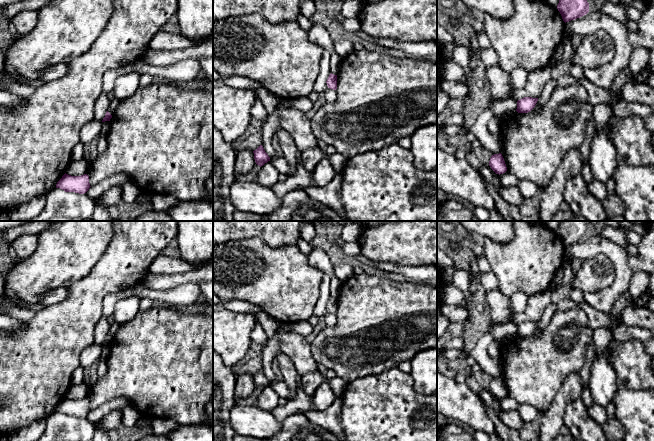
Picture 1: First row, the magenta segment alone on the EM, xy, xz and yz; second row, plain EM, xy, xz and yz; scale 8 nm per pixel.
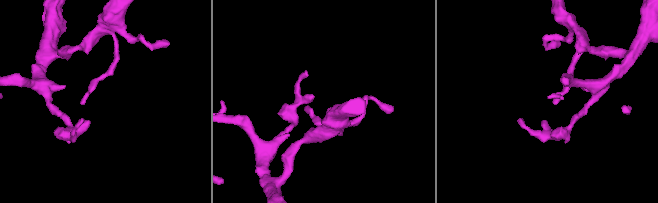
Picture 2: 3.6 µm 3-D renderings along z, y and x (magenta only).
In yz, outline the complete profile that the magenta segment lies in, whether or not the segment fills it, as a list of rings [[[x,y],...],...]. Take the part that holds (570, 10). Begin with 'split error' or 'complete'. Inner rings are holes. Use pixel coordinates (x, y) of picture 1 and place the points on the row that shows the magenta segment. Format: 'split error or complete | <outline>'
complete | [[[559,0],[557,9],[566,23],[586,15],[589,12],[589,3],[587,0]]]

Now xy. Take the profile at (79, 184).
complete | [[[65,173],[56,184],[56,188],[60,188],[65,192],[75,192],[79,194],[86,193],[90,187],[89,176],[87,174],[71,176]]]

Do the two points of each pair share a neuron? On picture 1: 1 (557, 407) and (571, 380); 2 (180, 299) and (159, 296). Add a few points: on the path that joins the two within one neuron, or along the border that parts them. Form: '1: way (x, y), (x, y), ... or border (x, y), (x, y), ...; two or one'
1: way (561, 400), (571, 387); one
2: way (175, 297), (164, 297); one

